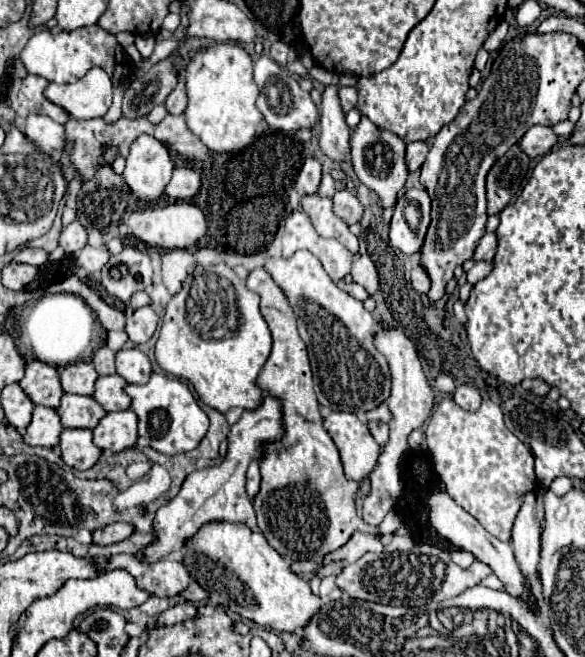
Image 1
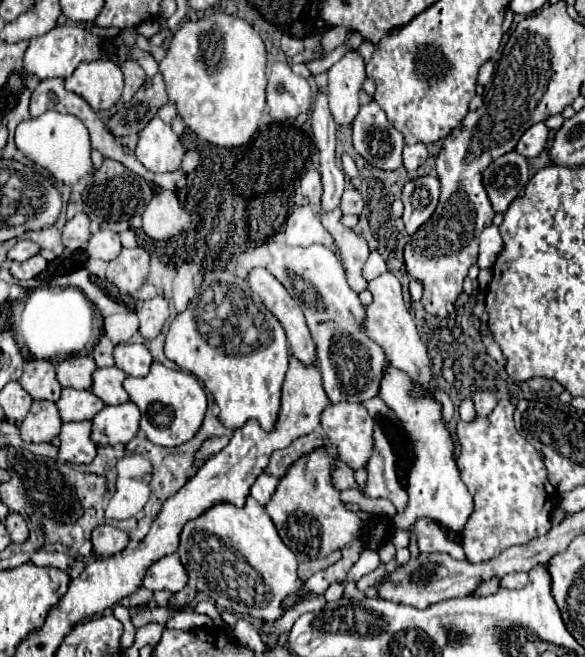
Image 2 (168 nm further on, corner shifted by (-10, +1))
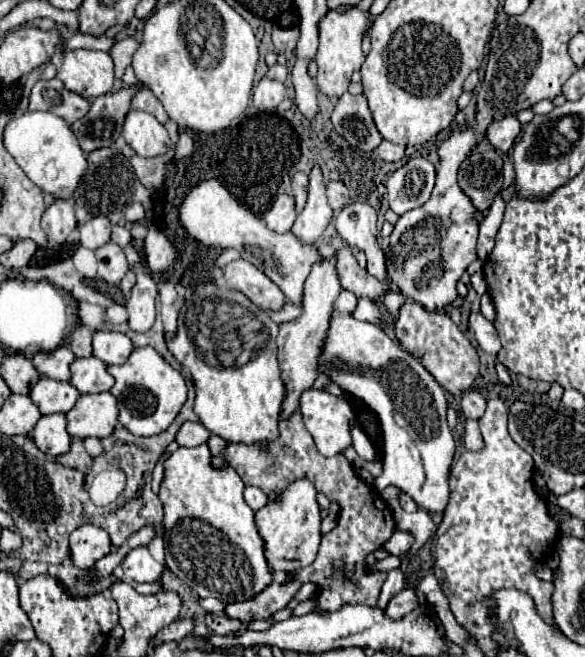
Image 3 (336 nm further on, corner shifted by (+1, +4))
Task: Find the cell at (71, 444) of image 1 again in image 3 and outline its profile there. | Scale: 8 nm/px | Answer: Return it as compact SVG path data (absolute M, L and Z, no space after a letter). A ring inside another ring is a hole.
M66 414L42 416L30 432L40 452L58 456L70 450L70 436L66 432Z

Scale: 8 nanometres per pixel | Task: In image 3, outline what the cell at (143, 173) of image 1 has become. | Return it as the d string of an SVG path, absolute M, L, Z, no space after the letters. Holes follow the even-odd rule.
M130 110L126 114L122 136L142 158L154 158L170 150L166 128L152 114L142 110Z

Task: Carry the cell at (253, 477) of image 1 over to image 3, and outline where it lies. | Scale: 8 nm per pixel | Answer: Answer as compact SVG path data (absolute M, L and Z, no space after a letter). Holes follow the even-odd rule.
M248 486L248 488L246 488L244 498L246 498L248 506L250 506L254 512L256 512L256 510L260 510L260 508L268 502L268 496L266 496L260 488L254 488L254 486Z

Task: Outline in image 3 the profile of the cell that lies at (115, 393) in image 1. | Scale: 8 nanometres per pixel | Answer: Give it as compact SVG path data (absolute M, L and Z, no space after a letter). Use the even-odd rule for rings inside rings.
M94 356L88 358L76 358L70 364L70 384L80 394L96 394L106 392L112 388L114 378L106 372L106 364Z

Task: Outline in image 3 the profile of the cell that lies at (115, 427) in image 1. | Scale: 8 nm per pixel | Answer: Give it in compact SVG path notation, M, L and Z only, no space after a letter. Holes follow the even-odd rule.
M110 392L82 394L76 406L66 414L66 430L78 438L106 438L112 434L118 420L116 398Z

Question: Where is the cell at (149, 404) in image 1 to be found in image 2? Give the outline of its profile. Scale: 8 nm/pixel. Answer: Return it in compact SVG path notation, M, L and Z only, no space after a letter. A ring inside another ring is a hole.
M155 361L147 377L127 377L123 387L129 393L129 399L139 407L141 431L151 443L163 447L179 447L191 441L201 429L207 411L207 395L195 375L177 369L167 369Z

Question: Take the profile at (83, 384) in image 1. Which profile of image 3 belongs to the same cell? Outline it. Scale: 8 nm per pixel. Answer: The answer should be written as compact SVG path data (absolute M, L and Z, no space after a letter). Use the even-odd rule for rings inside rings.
M60 346L52 352L38 352L34 354L32 362L36 366L36 370L40 372L40 376L48 376L60 382L68 382L70 380L70 362L76 356L72 354L72 350L68 350L68 346Z

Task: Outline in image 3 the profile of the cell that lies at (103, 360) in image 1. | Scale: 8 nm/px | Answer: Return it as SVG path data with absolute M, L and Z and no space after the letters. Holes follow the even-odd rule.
M78 324L74 328L74 332L70 334L70 350L78 356L78 358L86 358L92 356L92 330L84 324Z

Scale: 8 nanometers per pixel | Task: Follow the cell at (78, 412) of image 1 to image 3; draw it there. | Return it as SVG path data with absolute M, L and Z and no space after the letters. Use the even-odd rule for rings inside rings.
M40 378L30 390L30 398L42 414L68 412L78 396L80 392L70 382L58 382L52 378Z

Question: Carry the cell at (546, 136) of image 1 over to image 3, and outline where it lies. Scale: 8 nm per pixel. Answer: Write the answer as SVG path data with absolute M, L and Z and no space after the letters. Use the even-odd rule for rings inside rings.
M506 116L502 120L494 120L488 128L486 128L486 140L500 152L508 152L512 148L512 144L516 142L516 138L520 136L520 122L514 116Z

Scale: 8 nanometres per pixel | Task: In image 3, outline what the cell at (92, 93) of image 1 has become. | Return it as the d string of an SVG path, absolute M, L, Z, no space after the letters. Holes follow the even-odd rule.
M72 50L64 54L64 62L56 74L64 86L88 100L106 94L114 86L114 62L108 52Z

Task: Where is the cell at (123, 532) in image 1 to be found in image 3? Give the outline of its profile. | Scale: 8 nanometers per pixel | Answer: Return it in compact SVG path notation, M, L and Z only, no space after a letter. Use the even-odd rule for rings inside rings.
M84 524L70 534L70 558L78 568L92 568L100 558L110 554L110 536L106 530Z

